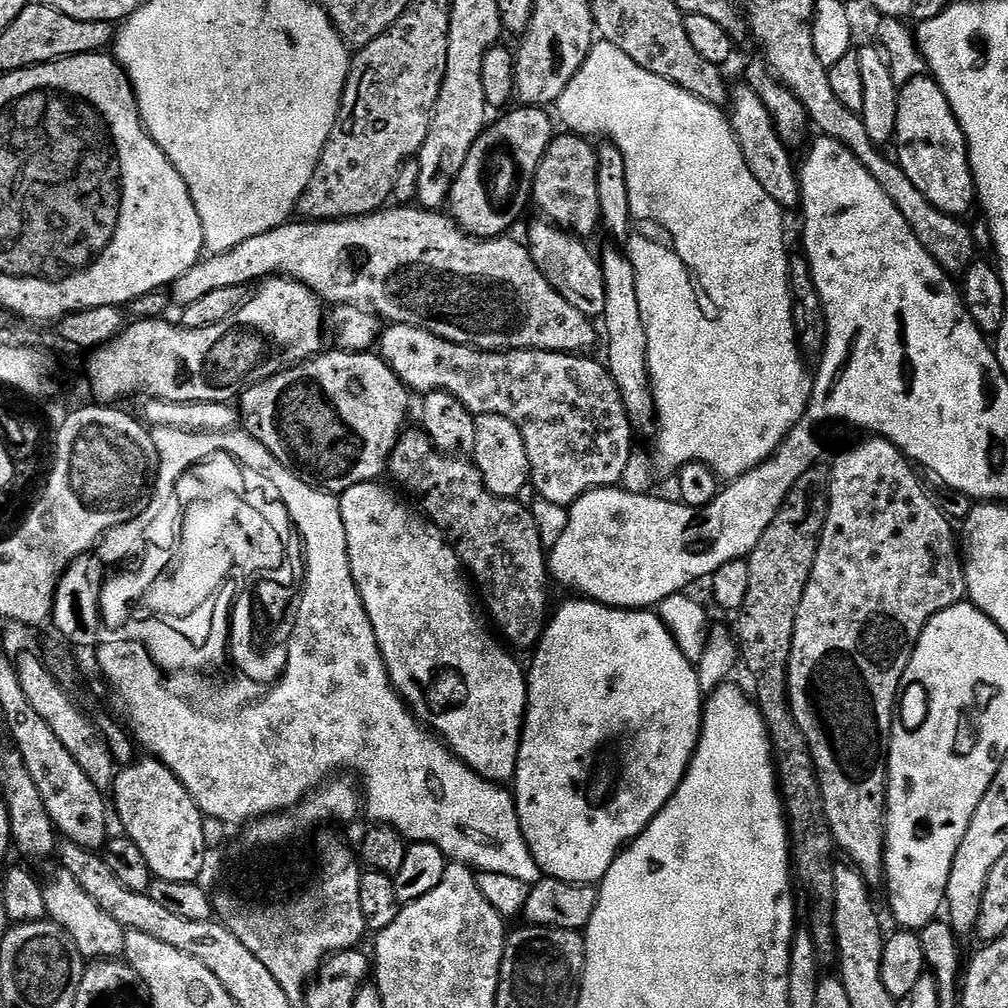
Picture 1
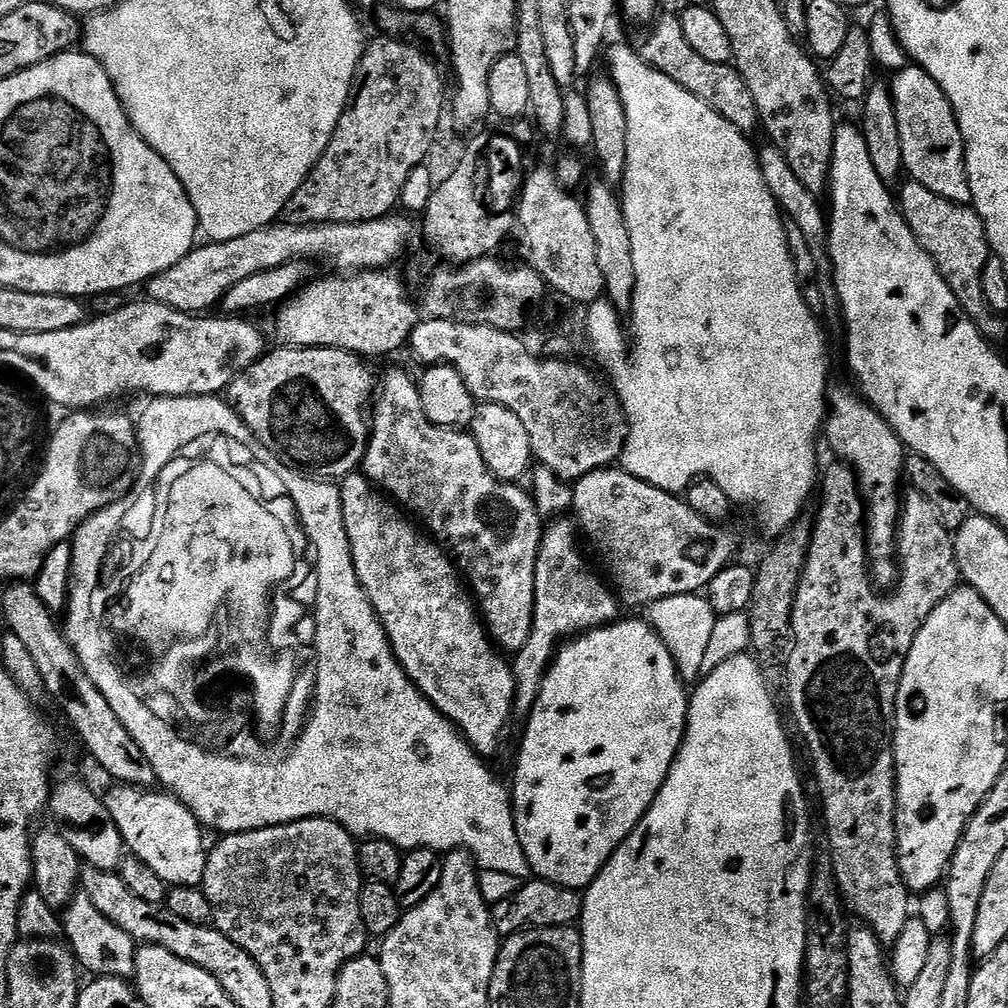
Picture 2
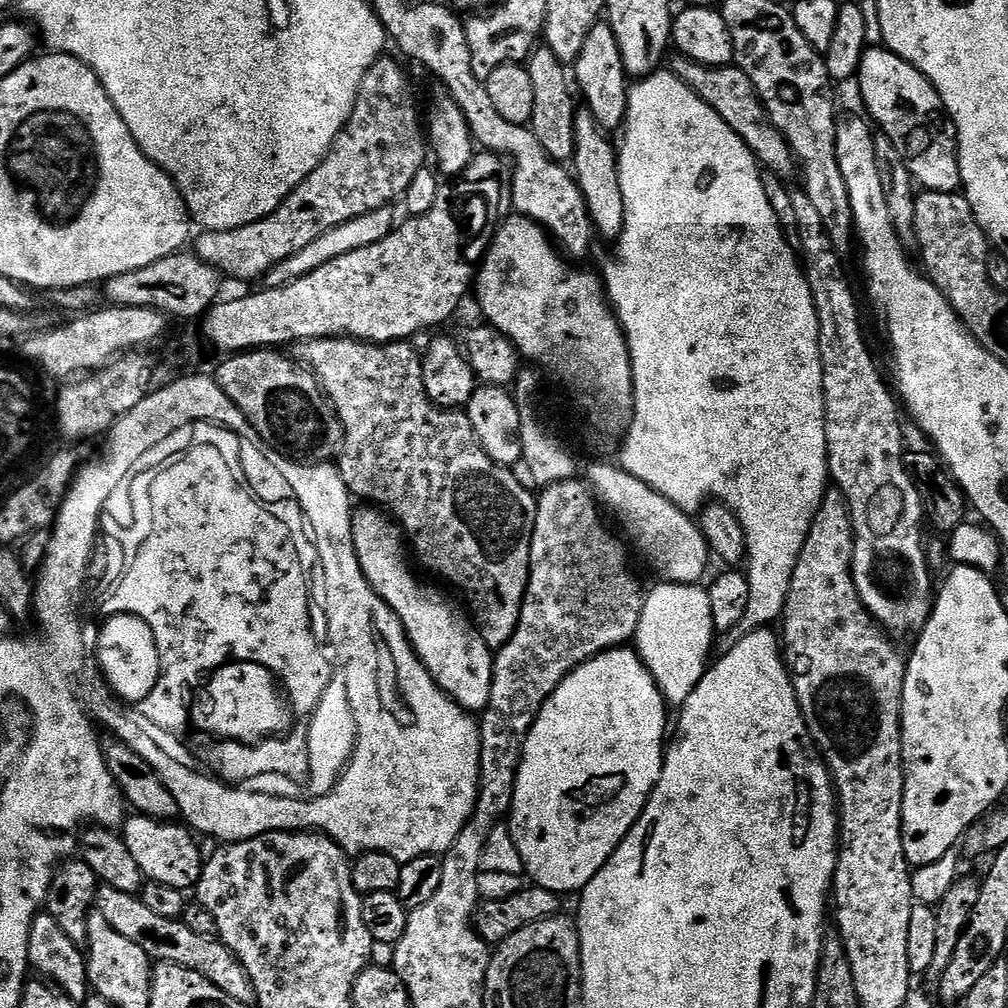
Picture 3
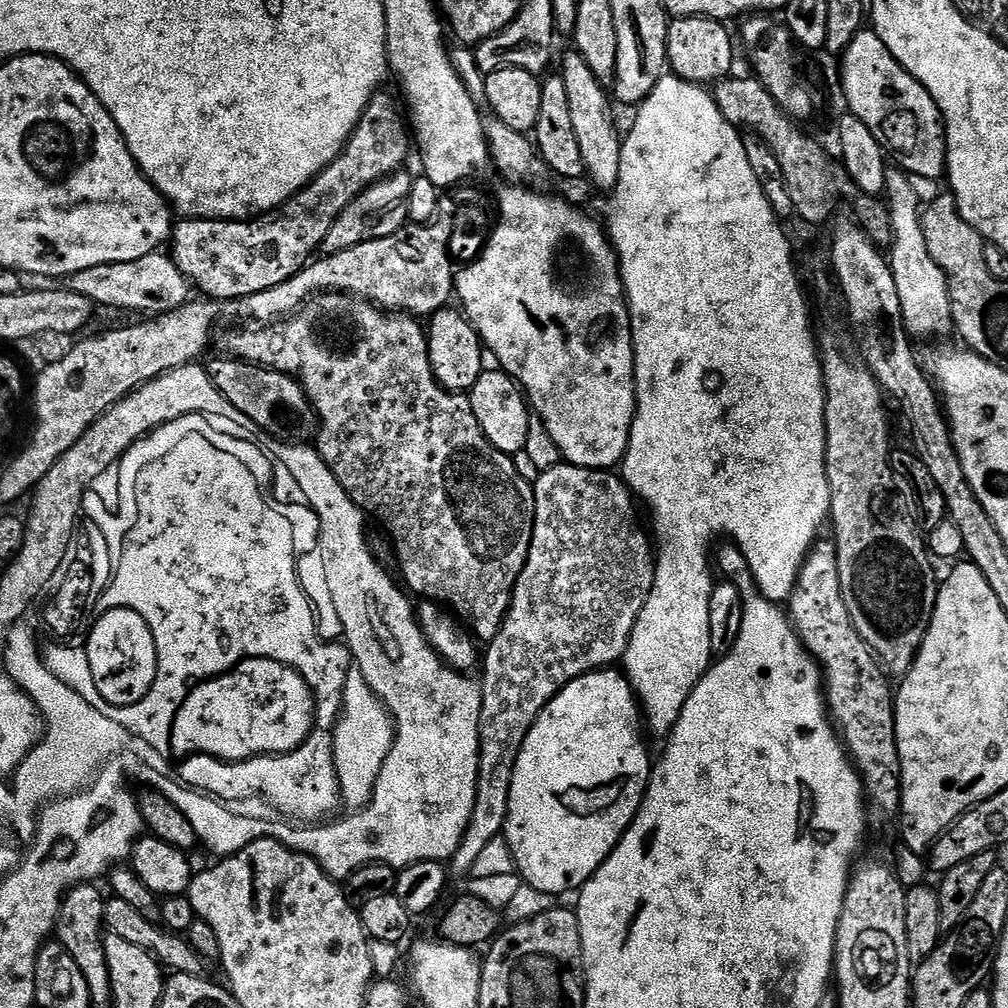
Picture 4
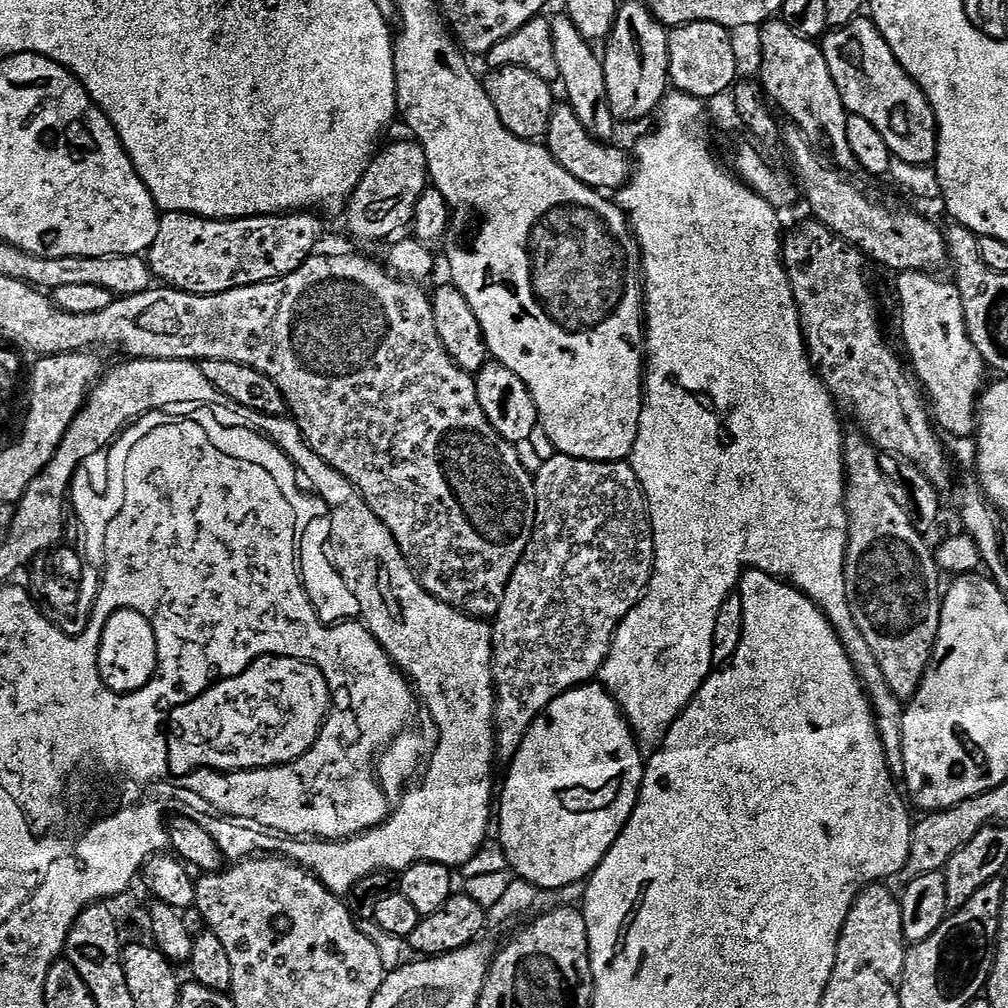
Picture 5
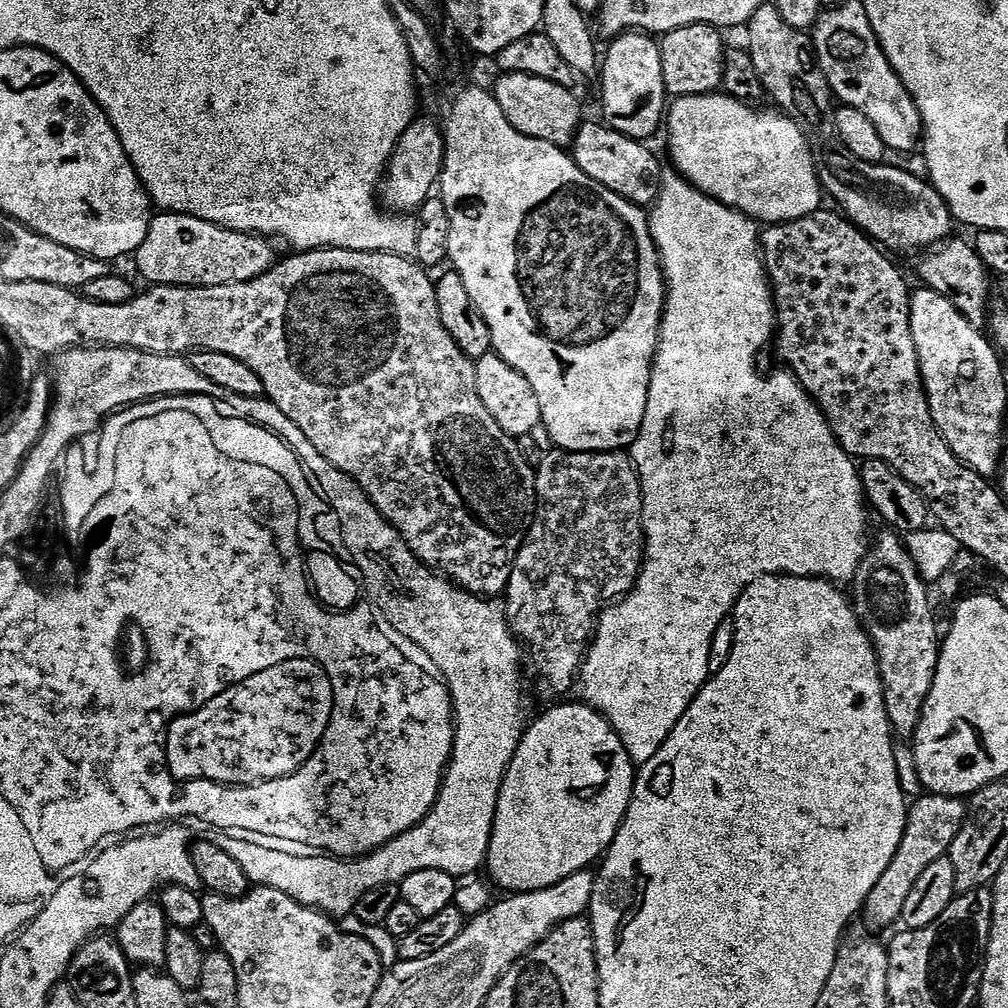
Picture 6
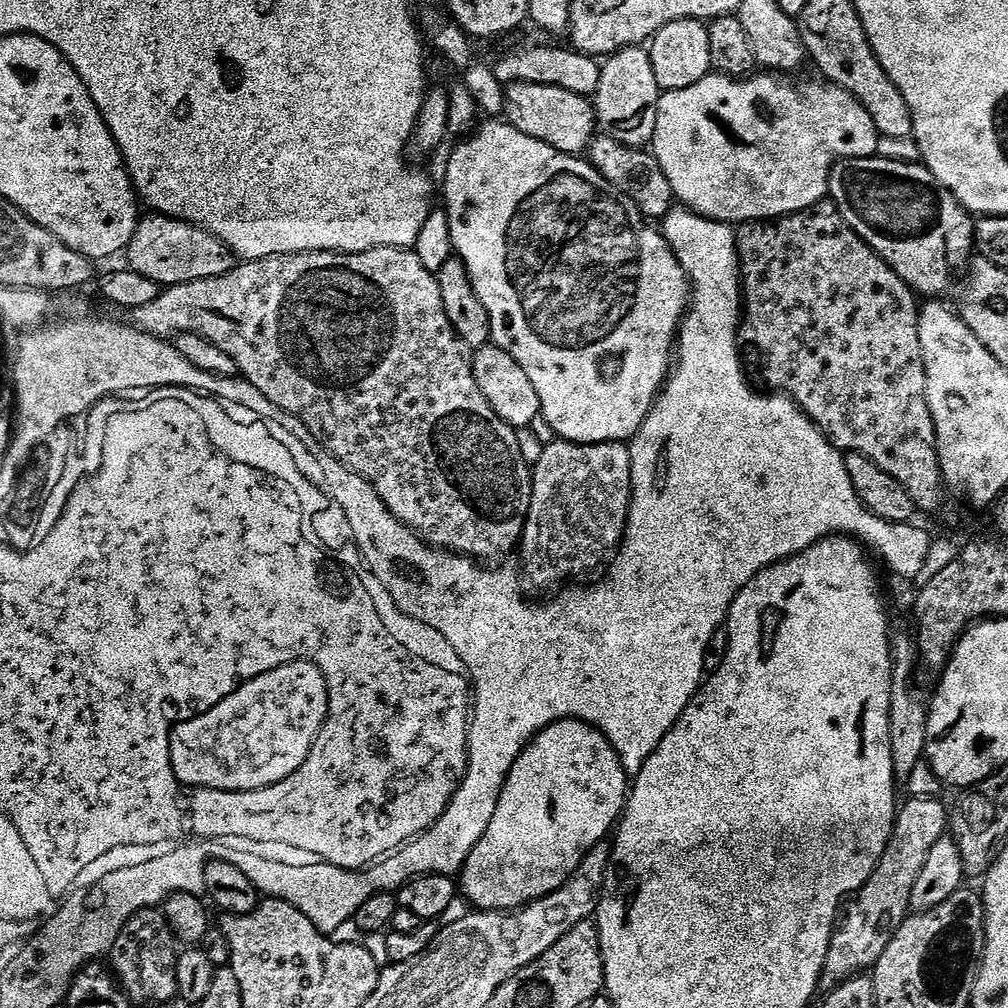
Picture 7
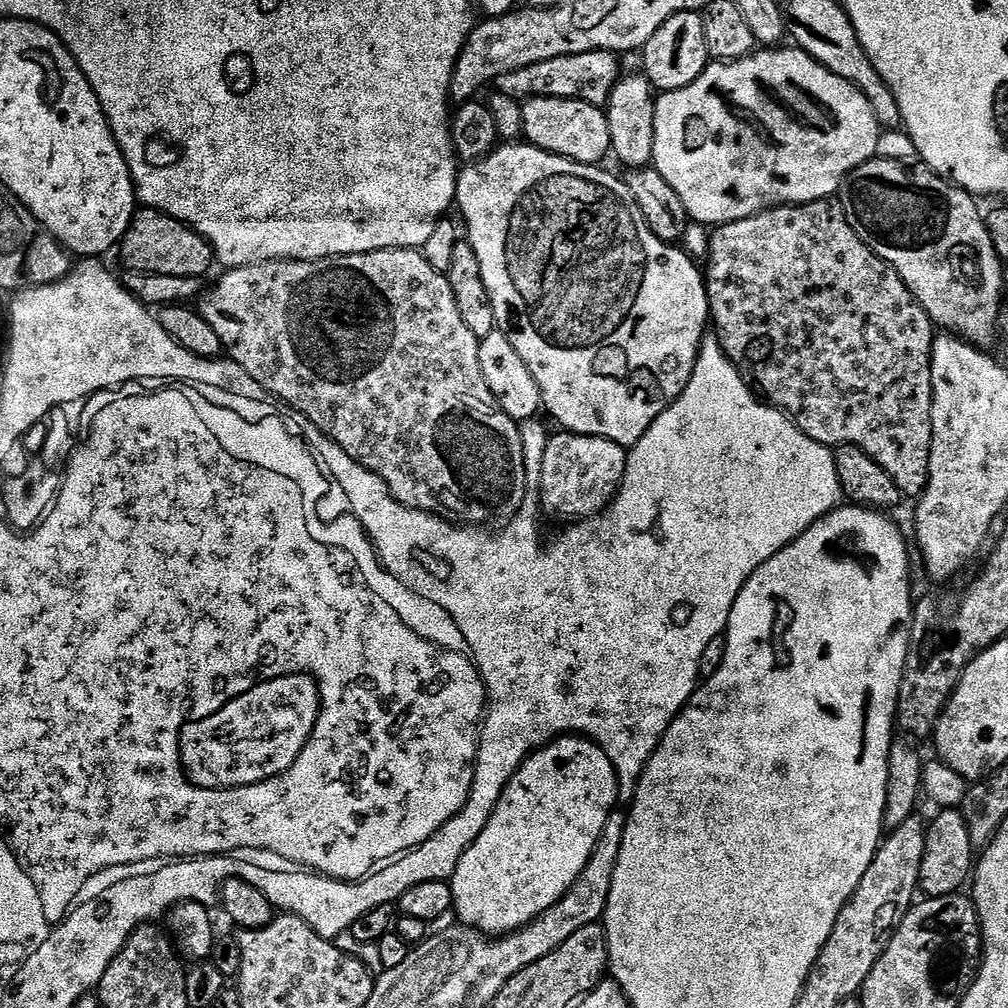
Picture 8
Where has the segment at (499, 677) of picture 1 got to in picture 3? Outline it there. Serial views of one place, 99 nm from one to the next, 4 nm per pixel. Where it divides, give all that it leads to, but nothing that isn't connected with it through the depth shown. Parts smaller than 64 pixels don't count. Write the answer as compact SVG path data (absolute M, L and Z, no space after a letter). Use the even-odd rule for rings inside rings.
M357 507L352 513L352 537L366 582L370 582L378 598L398 614L416 657L426 666L434 682L455 704L461 704L465 712L483 713L490 702L494 652L482 634L478 634L471 615L459 603L451 604L438 589L423 584L412 573L413 561L406 537L400 525L381 509Z

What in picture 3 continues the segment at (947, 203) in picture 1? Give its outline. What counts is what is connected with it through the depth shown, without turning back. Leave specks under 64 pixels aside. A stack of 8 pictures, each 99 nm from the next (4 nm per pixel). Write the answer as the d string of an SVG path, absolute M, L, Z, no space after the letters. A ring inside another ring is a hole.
M883 46L869 47L864 53L858 73L860 96L868 107L867 115L874 121L875 127L898 146L906 160L906 170L910 170L913 181L921 189L930 192L955 192L961 187L960 160L956 157L956 128L948 113L942 110L938 90L920 71L901 56L896 56Z

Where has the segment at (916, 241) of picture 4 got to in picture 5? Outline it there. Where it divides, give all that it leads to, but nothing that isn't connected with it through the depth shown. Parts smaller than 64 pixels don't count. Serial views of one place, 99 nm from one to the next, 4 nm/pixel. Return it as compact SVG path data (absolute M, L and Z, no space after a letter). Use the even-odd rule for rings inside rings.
M902 272L895 277L896 292L900 295L900 330L904 334L908 356L912 359L911 371L914 376L916 371L915 379L926 393L939 431L971 437L977 429L980 393L986 387L986 365L974 342L970 342L960 292L955 283L948 281L947 284L938 277L926 272Z

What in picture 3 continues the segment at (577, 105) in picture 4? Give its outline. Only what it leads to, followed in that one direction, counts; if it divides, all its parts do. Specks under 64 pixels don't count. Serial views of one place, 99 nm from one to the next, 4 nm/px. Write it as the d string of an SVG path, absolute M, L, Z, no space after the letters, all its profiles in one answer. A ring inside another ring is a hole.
M587 106L581 107L574 122L574 142L576 149L570 161L576 177L576 185L586 198L588 213L592 219L593 229L604 240L619 241L626 222L626 206L622 198L620 181L620 162L618 148L608 141L609 133L600 127L594 114ZM576 167L576 168L575 168Z

